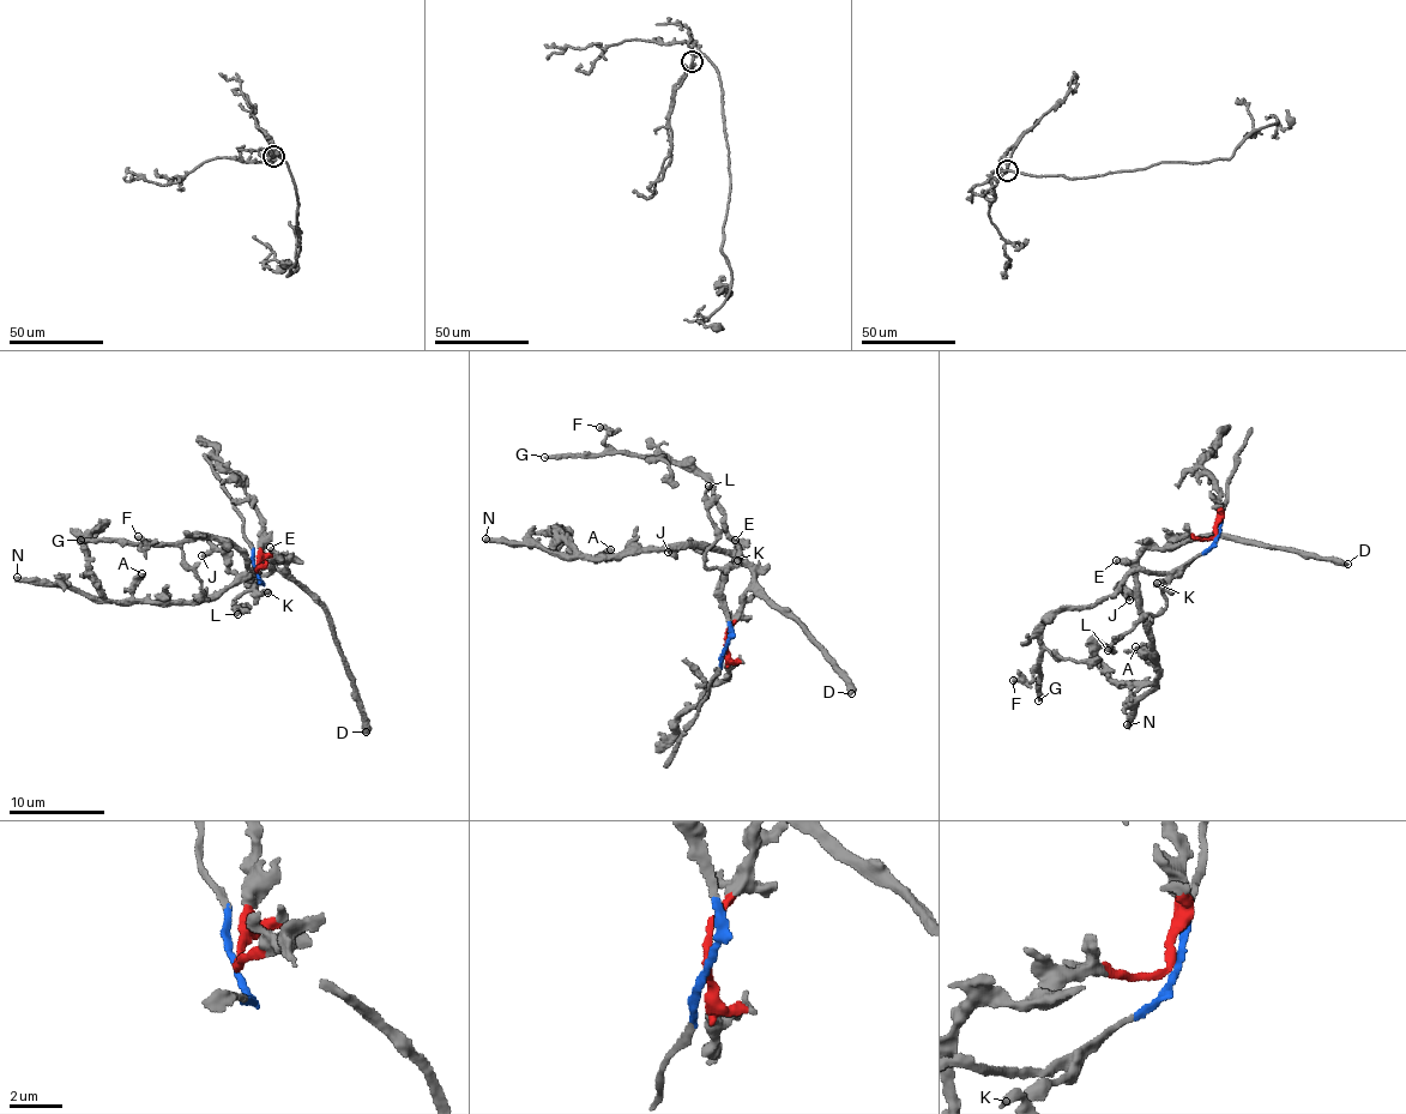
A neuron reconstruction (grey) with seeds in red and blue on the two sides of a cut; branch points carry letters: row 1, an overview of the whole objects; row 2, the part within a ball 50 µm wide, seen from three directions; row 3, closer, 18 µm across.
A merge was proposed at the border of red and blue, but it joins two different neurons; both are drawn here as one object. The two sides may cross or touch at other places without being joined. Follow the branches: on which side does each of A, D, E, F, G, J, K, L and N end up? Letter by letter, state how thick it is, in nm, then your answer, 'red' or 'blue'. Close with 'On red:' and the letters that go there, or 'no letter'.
A: calibre 440 nm; red
D: calibre 480 nm; red
E: calibre 340 nm; red
F: calibre 280 nm; blue
G: calibre 180 nm; blue
J: calibre 340 nm; red
K: calibre 380 nm; blue
L: calibre 280 nm; blue
N: calibre 360 nm; red
On red: A, D, E, J, N

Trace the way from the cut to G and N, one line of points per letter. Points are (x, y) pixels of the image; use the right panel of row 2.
G: (1217, 535), (1216, 545), (1169, 571), (1132, 571), (1109, 596), (1054, 614), (1043, 630), (1039, 700)
N: (1214, 535), (1145, 551), (1136, 564), (1134, 597), (1151, 638), (1156, 691), (1139, 699), (1132, 726), (1126, 724)

